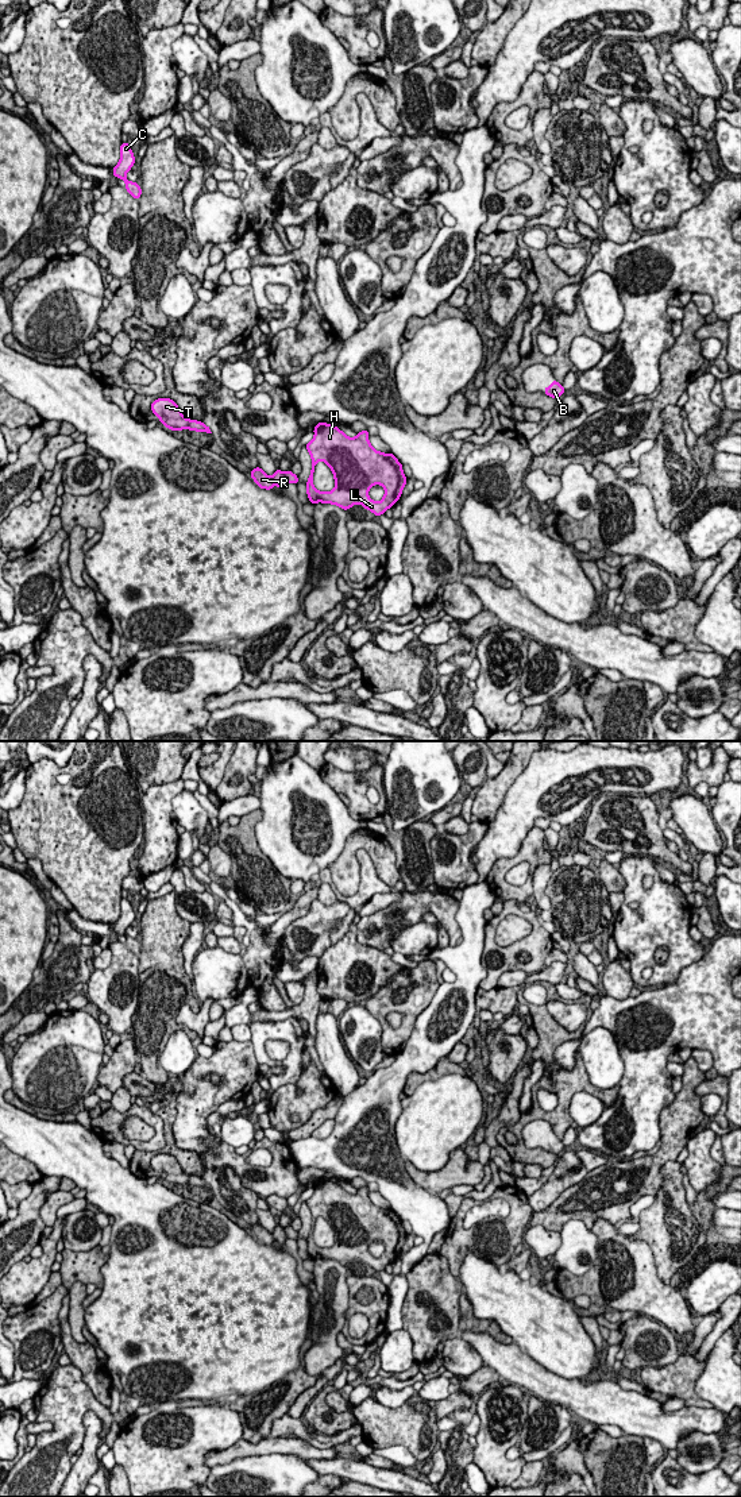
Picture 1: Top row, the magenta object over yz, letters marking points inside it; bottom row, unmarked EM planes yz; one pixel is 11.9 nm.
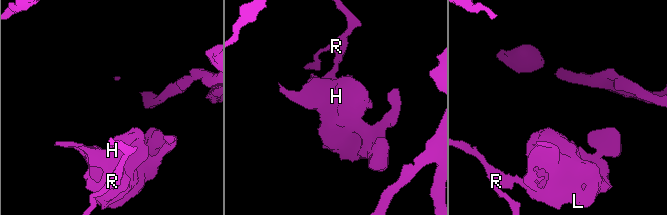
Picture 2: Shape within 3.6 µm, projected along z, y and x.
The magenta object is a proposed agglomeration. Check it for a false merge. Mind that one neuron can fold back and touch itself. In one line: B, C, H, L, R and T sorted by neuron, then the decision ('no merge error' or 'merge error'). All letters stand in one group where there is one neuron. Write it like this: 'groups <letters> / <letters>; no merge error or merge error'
groups B C R T / H L; merge error

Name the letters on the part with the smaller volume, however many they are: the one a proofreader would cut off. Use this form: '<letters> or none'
H, L

